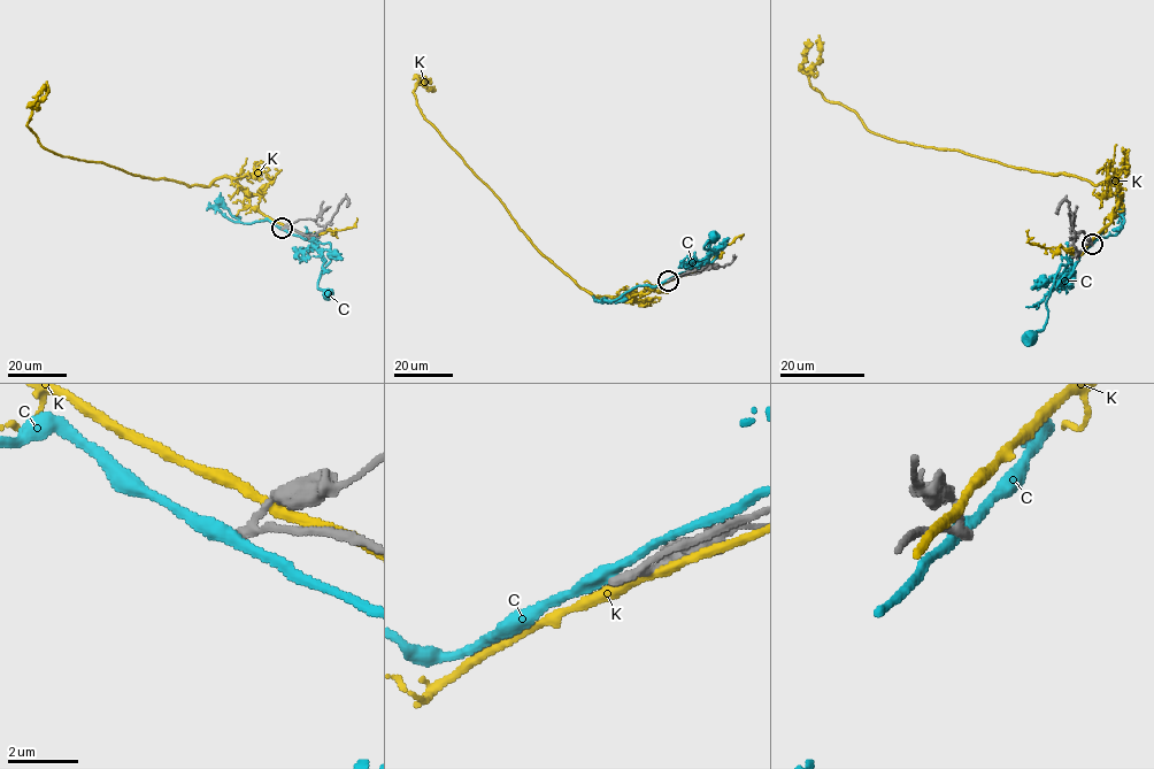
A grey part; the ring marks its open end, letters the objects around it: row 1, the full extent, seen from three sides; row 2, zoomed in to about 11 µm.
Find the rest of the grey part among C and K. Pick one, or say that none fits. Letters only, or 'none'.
none

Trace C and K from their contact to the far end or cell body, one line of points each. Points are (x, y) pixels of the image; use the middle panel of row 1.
C: (668, 281), (704, 268), (707, 260), (717, 253), (704, 247), (713, 236)
K: (671, 279), (635, 299), (582, 289), (536, 247), (421, 113), (415, 85), (432, 87)

